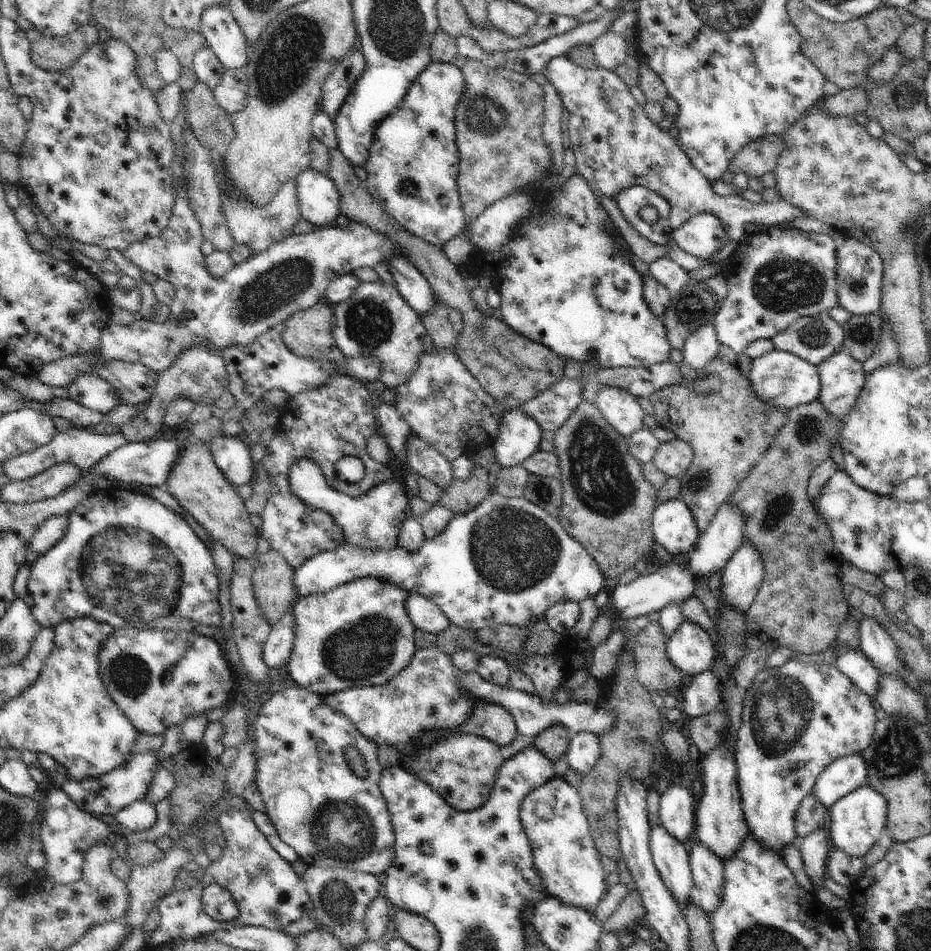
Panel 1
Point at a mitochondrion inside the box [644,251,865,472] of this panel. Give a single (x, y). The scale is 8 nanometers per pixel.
(785, 284)

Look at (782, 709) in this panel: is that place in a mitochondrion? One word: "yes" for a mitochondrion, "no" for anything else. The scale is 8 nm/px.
yes

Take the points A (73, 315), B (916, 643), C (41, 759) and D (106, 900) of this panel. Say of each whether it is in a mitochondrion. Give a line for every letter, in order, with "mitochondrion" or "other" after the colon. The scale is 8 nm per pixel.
A: other
B: other
C: other
D: mitochondrion

